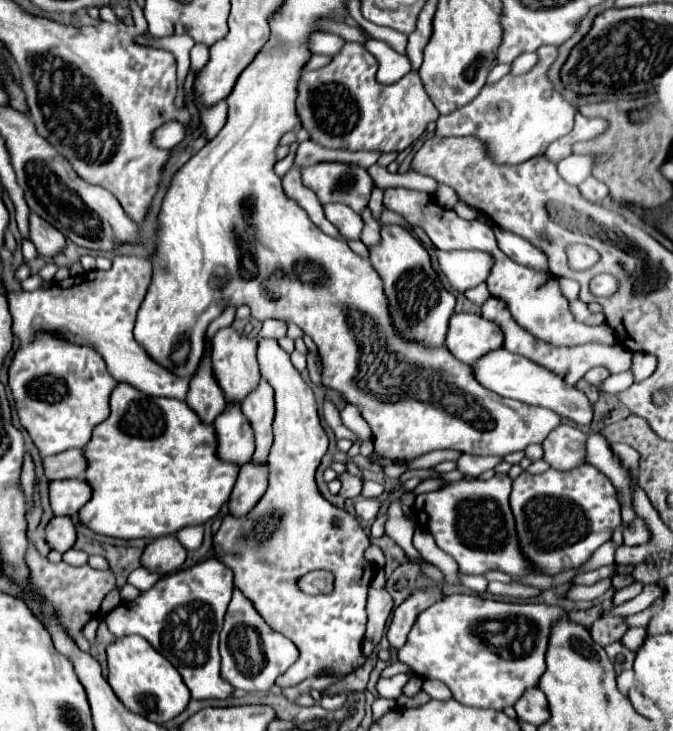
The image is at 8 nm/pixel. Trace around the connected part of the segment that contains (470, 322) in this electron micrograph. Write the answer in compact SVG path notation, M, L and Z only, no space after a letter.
M454 313L446 333L446 347L458 361L472 365L484 353L502 347L502 331L480 315Z

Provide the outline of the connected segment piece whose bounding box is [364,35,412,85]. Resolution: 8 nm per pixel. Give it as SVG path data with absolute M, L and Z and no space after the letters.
M368 35L364 45L380 63L380 69L378 69L378 75L376 75L380 83L384 83L384 85L396 83L400 77L404 77L406 73L412 71L412 65L408 61L408 57L396 53L388 43L378 41L378 39Z

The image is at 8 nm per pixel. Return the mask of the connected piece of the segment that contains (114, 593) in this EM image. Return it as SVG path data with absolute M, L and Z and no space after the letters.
M116 587L104 598L104 600L101 603L100 609L108 613L115 607L117 607L120 604L120 602L120 590L118 589L118 587Z

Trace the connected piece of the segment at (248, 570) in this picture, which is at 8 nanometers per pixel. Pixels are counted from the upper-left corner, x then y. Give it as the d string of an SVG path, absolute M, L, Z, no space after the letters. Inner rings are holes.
M276 339L258 341L258 365L260 375L272 385L276 399L276 417L274 417L274 445L268 457L268 491L258 501L258 505L242 519L226 515L220 523L218 533L214 535L216 557L224 561L234 571L234 585L246 593L248 599L256 605L256 611L268 621L272 629L286 635L300 651L300 657L284 677L280 677L280 687L292 687L308 677L318 677L330 673L330 677L346 677L364 665L366 657L362 655L362 641L366 631L366 589L374 577L374 567L364 559L364 549L370 545L366 533L358 521L328 503L316 487L314 473L320 465L322 455L328 449L328 437L320 425L318 409L312 389L304 383L300 373L290 363L290 355L278 345ZM312 569L326 569L334 575L334 588L330 595L304 595L296 587L296 579Z

